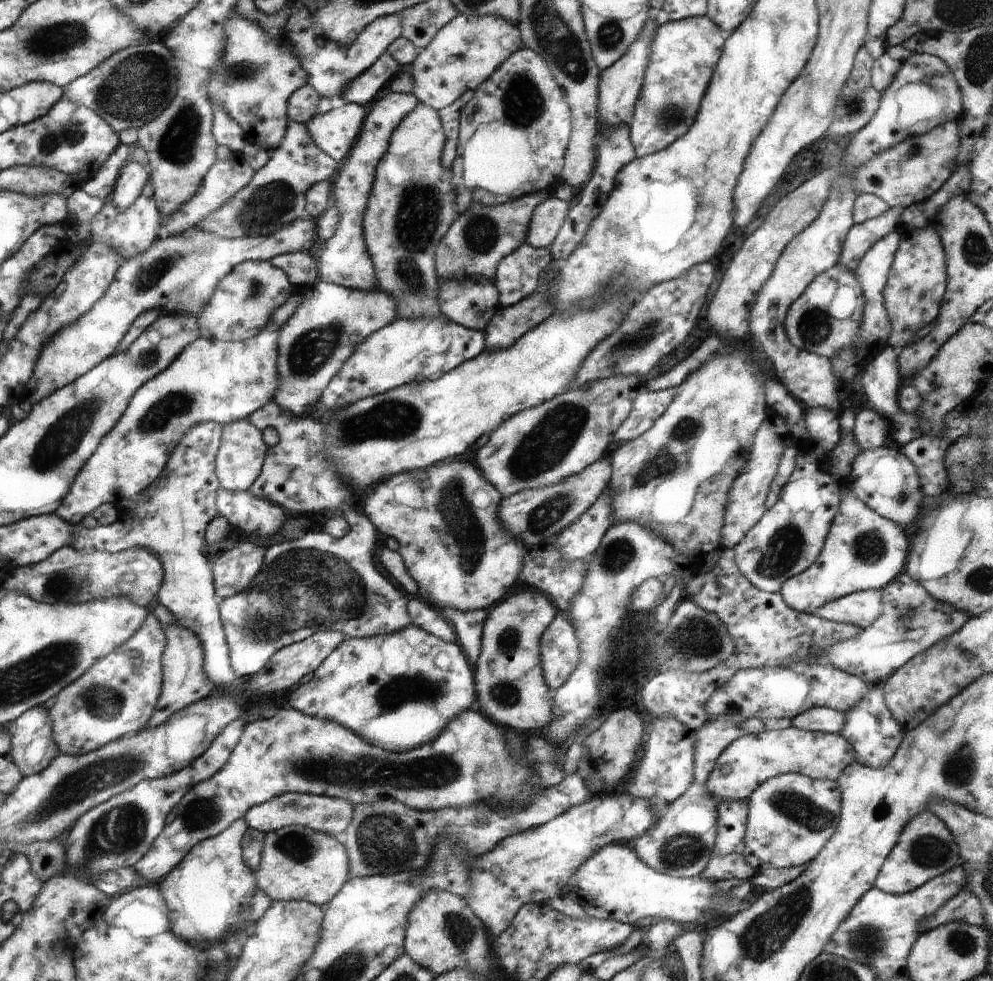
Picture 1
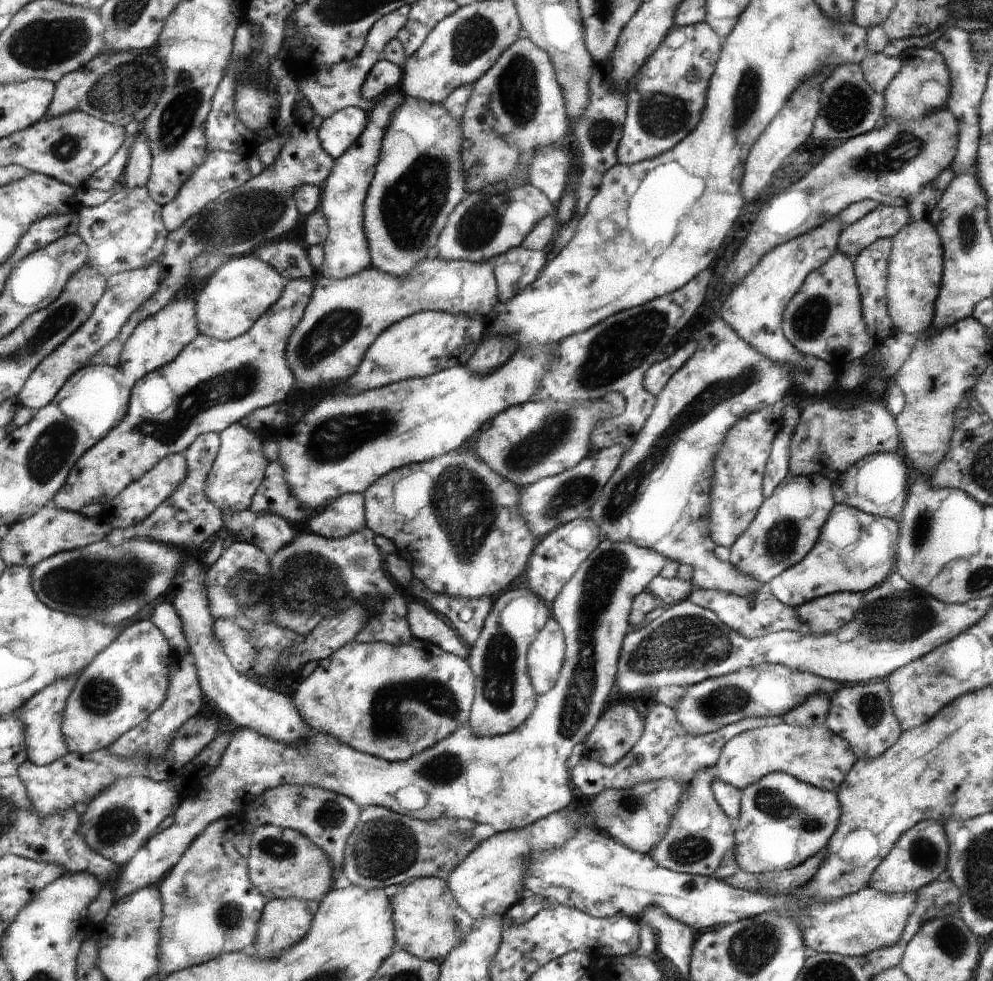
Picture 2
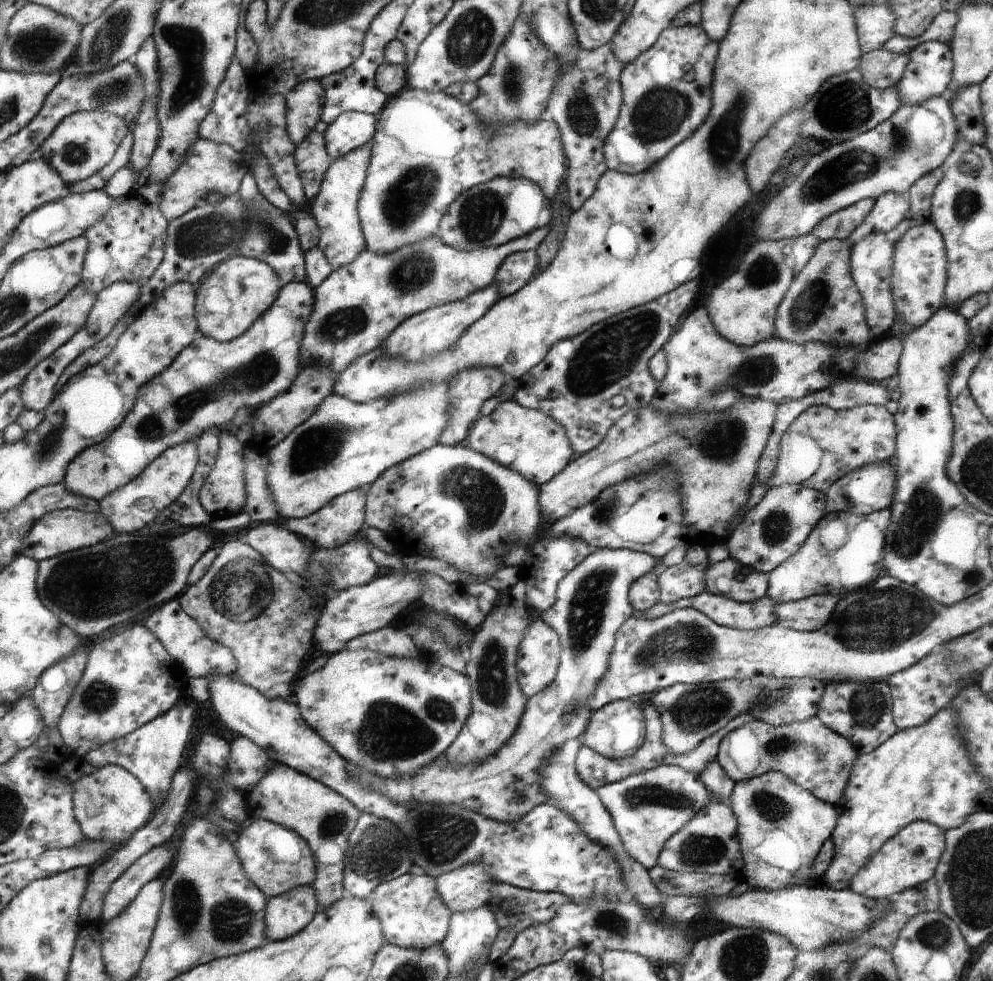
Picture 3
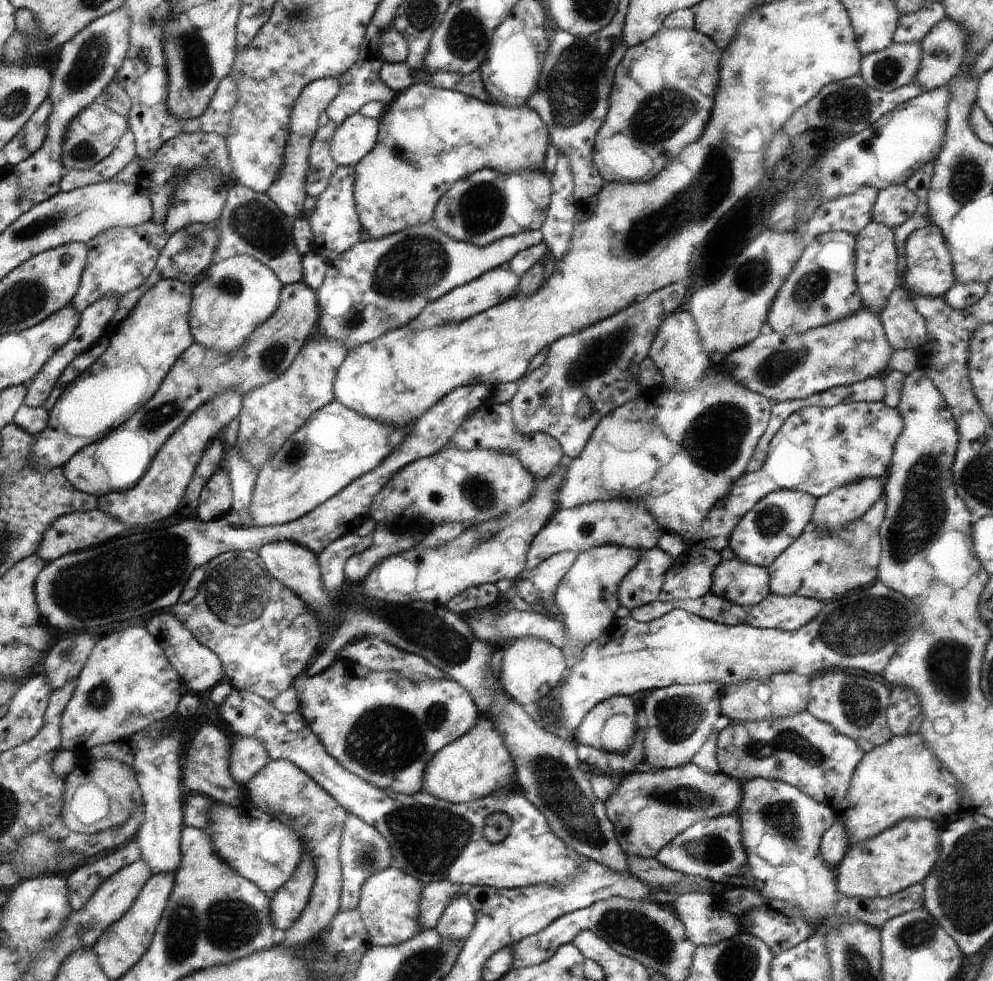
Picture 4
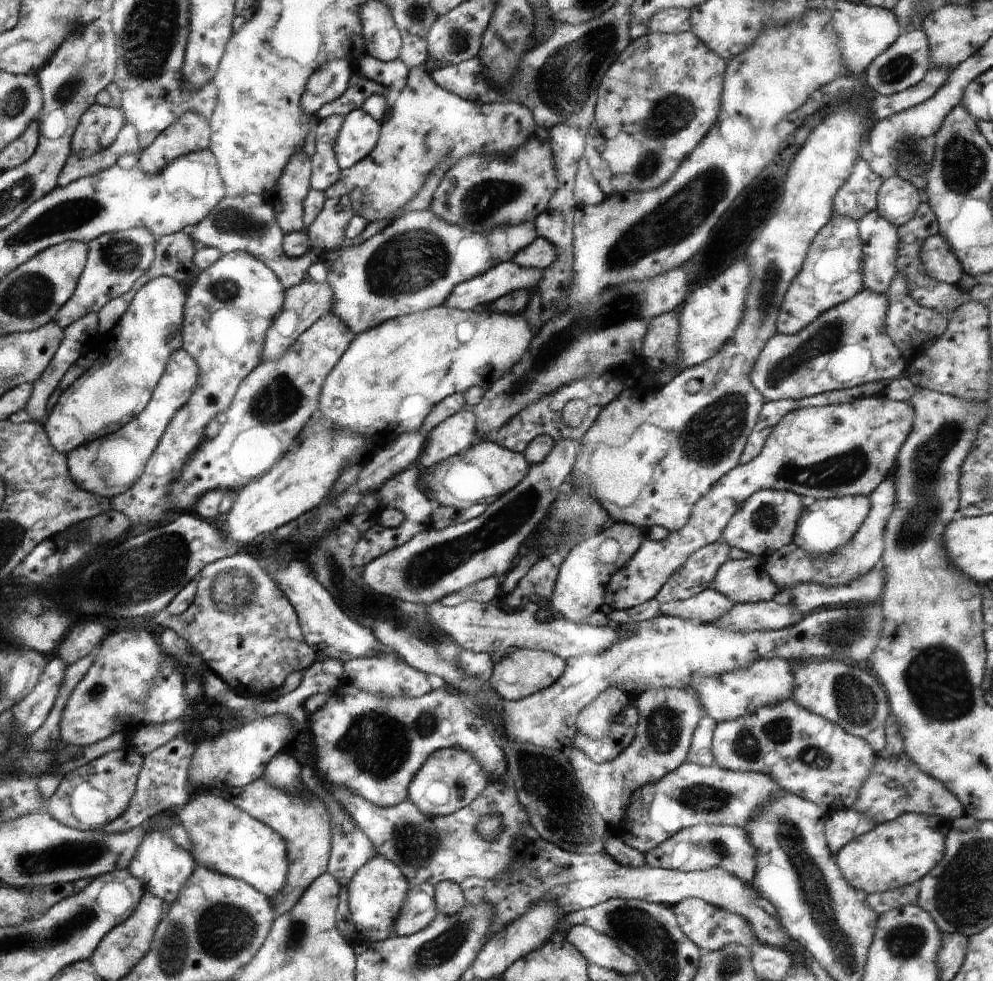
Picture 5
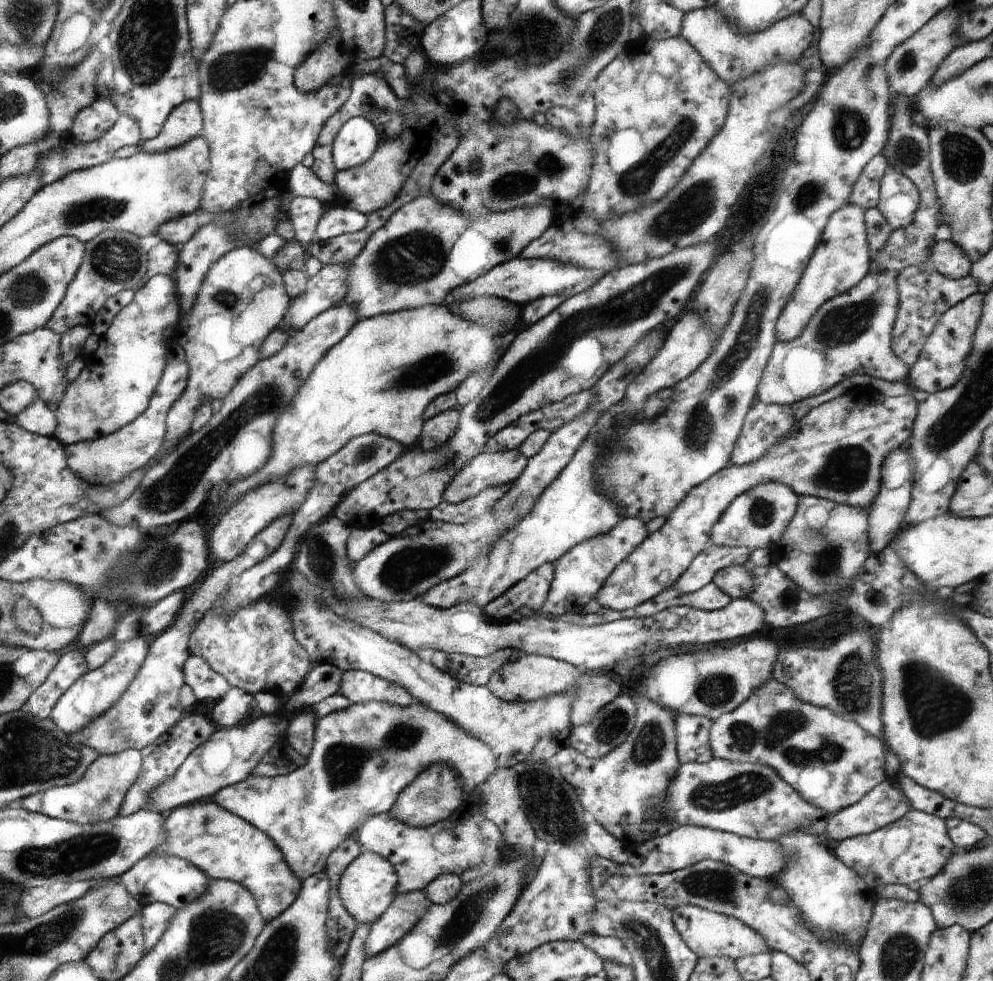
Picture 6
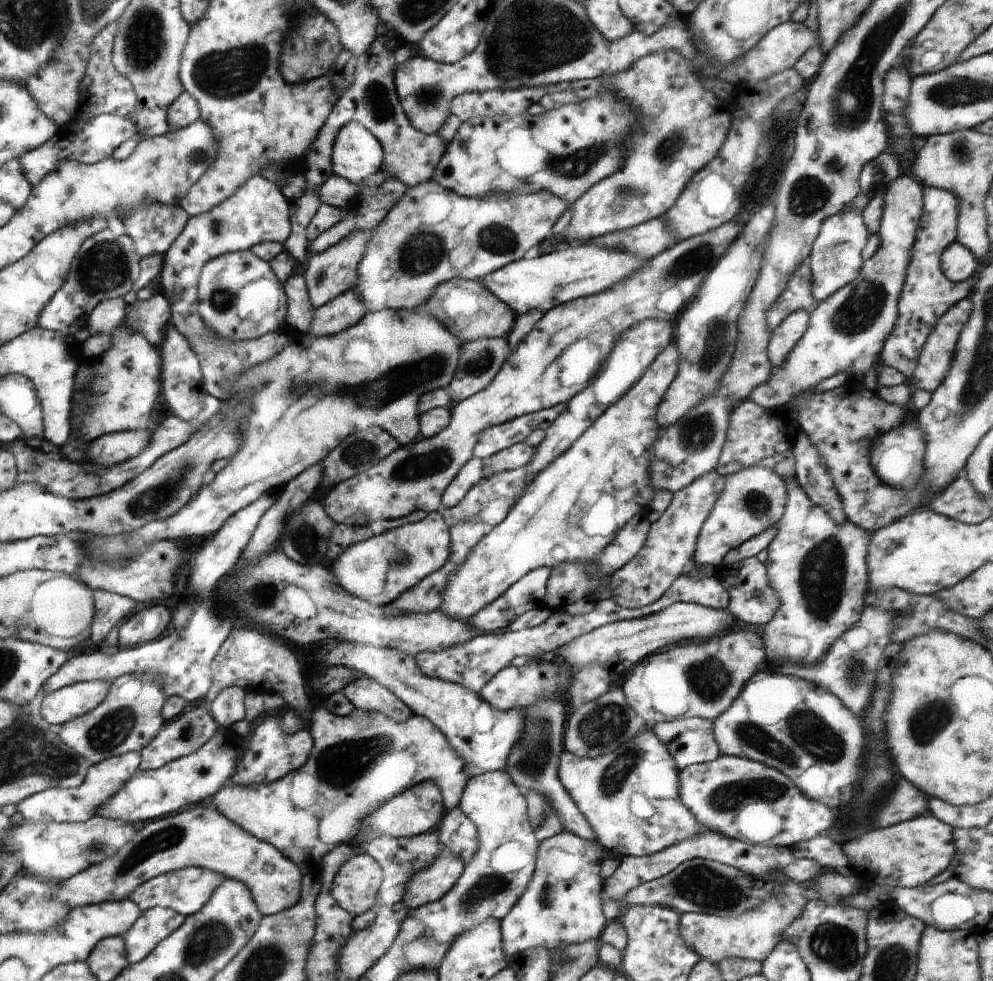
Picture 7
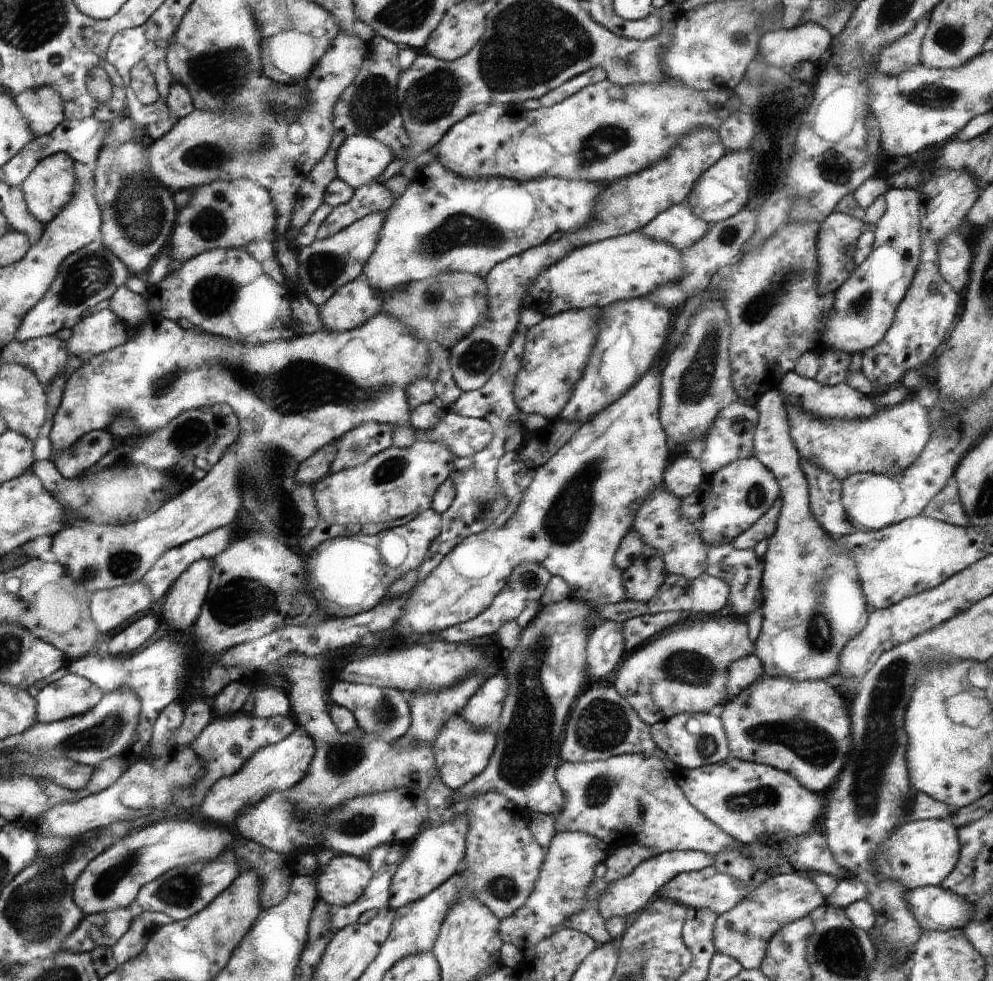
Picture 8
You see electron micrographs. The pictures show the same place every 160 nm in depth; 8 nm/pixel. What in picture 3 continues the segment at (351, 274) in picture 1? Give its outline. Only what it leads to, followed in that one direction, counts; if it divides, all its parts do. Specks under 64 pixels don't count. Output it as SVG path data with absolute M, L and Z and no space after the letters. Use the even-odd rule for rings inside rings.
M373 138L365 145L351 150L344 157L333 160L325 174L325 182L321 185L321 192L310 202L310 214L320 227L320 238L317 247L322 250L326 260L333 270L352 265L358 256L368 249L368 242L362 230L360 214L358 212L361 193L364 190L368 168L373 154Z

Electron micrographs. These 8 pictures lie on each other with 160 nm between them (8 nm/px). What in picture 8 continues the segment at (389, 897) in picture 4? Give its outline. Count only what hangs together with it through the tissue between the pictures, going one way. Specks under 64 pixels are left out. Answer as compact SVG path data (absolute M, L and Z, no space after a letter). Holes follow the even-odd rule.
M336 855L328 865L318 868L315 877L320 900L345 907L363 896L374 878L374 870L360 857Z

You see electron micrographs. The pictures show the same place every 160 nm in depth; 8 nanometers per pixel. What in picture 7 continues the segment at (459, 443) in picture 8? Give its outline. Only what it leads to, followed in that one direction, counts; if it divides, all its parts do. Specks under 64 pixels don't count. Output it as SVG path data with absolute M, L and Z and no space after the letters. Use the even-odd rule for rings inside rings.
M566 403L539 410L536 413L522 415L502 425L491 427L485 431L476 446L474 457L488 458L499 450L524 443L526 437L536 429L546 430L558 417L567 410Z

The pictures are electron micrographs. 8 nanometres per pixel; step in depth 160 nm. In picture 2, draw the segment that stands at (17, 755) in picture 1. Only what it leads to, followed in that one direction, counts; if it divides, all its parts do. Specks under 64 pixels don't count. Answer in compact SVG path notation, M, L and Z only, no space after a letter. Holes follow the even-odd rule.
M77 676L68 677L64 682L55 682L48 685L26 702L20 714L16 718L23 724L23 743L26 758L38 766L52 764L69 752L68 744L64 737L64 710L66 701L72 693Z

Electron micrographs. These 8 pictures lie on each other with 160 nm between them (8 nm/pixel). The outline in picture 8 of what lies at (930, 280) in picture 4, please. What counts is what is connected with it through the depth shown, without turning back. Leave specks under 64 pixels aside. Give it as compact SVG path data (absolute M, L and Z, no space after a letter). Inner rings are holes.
M958 232L949 234L938 249L938 264L942 278L959 293L966 288L973 261L972 246Z

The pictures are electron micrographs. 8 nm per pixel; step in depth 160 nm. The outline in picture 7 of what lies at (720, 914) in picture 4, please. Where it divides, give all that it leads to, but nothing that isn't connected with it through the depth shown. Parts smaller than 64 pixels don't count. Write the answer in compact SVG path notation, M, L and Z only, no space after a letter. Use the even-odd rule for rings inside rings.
M790 880L780 884L783 887L776 897L761 901L756 909L739 917L721 917L697 912L681 914L682 938L702 959L710 959L717 964L730 957L752 959L762 963L782 940L782 931L791 925L792 920L799 917L802 907L808 902L802 896L805 885Z

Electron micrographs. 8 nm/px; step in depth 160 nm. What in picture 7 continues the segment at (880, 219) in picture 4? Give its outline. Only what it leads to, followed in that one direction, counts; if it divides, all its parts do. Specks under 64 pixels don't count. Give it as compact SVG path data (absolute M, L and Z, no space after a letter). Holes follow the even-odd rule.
M910 176L896 177L887 186L878 232L881 240L879 249L863 262L856 280L831 294L809 314L809 323L802 338L781 366L772 366L769 381L757 386L748 400L766 409L789 407L795 397L816 389L822 381L838 373L863 377L872 372L876 374L876 385L881 386L898 386L906 381L901 372L878 362L899 315L899 298L923 213L923 189L922 184Z

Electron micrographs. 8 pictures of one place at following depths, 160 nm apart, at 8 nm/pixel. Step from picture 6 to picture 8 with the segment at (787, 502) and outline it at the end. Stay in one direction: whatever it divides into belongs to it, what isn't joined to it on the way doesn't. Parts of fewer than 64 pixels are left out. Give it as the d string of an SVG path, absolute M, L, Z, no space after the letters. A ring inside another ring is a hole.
M756 456L734 461L718 473L707 476L706 518L698 522L702 540L708 545L734 541L746 533L778 502L781 485L776 475Z

